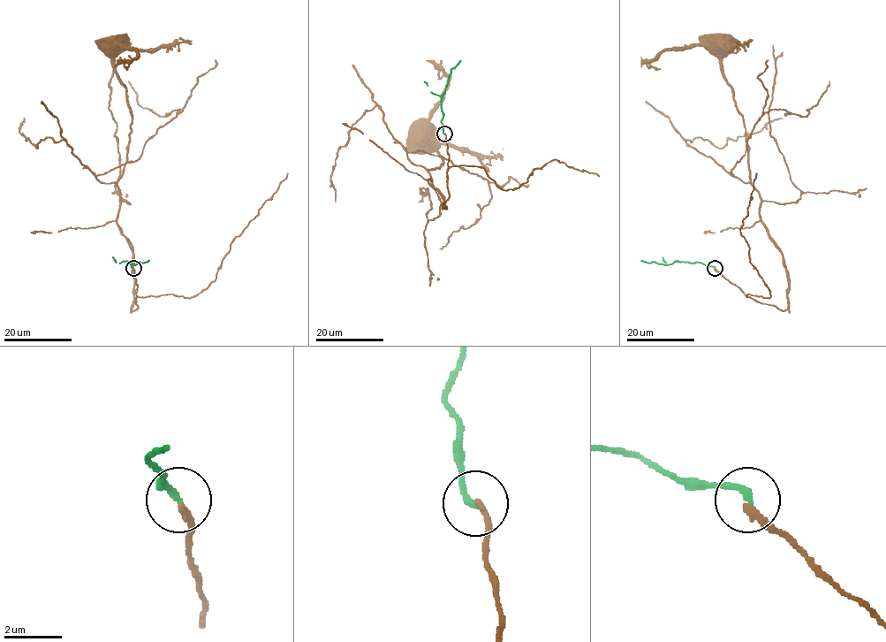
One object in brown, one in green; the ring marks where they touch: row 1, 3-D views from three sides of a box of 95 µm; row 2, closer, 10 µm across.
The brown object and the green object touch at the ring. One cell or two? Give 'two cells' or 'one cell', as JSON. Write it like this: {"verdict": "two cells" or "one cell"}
{"verdict": "one cell"}

